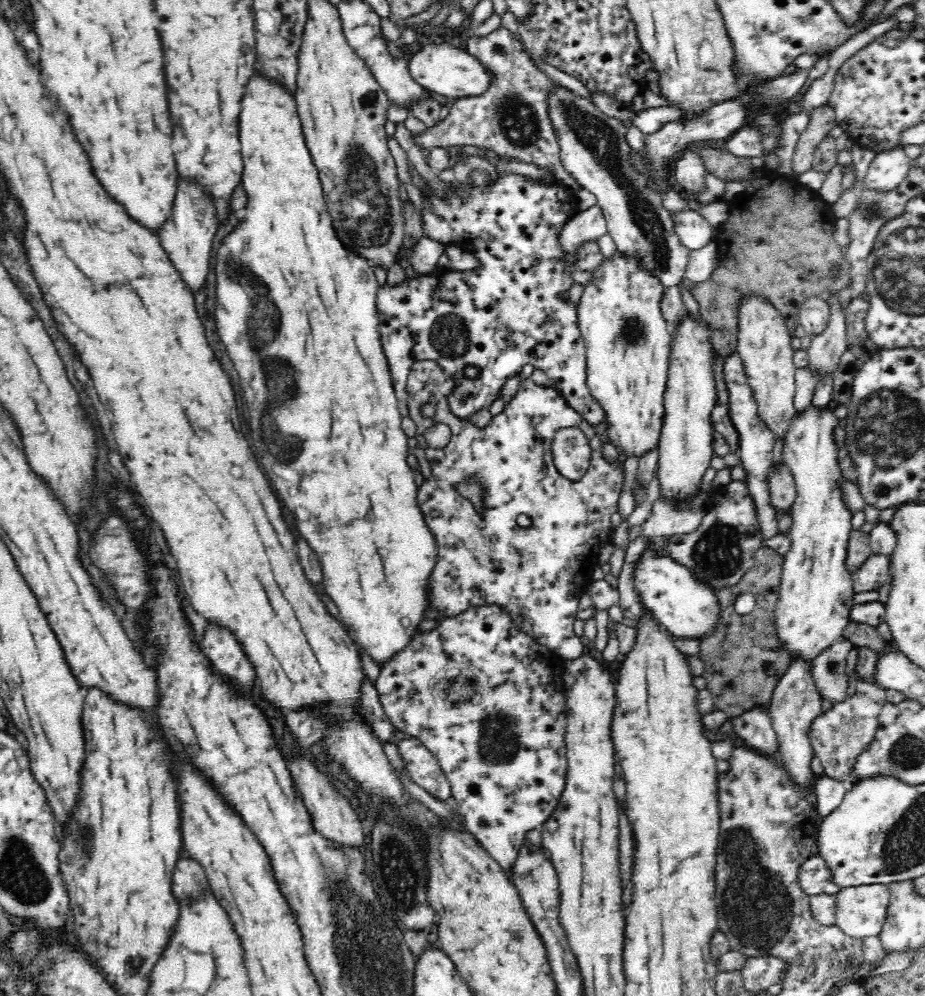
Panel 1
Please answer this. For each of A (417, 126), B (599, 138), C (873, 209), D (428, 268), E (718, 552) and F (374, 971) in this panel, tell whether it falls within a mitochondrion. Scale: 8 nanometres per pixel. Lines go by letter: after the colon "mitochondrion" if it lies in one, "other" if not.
A: other
B: mitochondrion
C: mitochondrion
D: other
E: mitochondrion
F: mitochondrion

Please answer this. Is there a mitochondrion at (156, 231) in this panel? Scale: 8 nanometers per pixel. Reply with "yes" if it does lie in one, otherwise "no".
no

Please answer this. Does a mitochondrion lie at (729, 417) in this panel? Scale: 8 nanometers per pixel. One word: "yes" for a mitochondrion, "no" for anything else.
no

